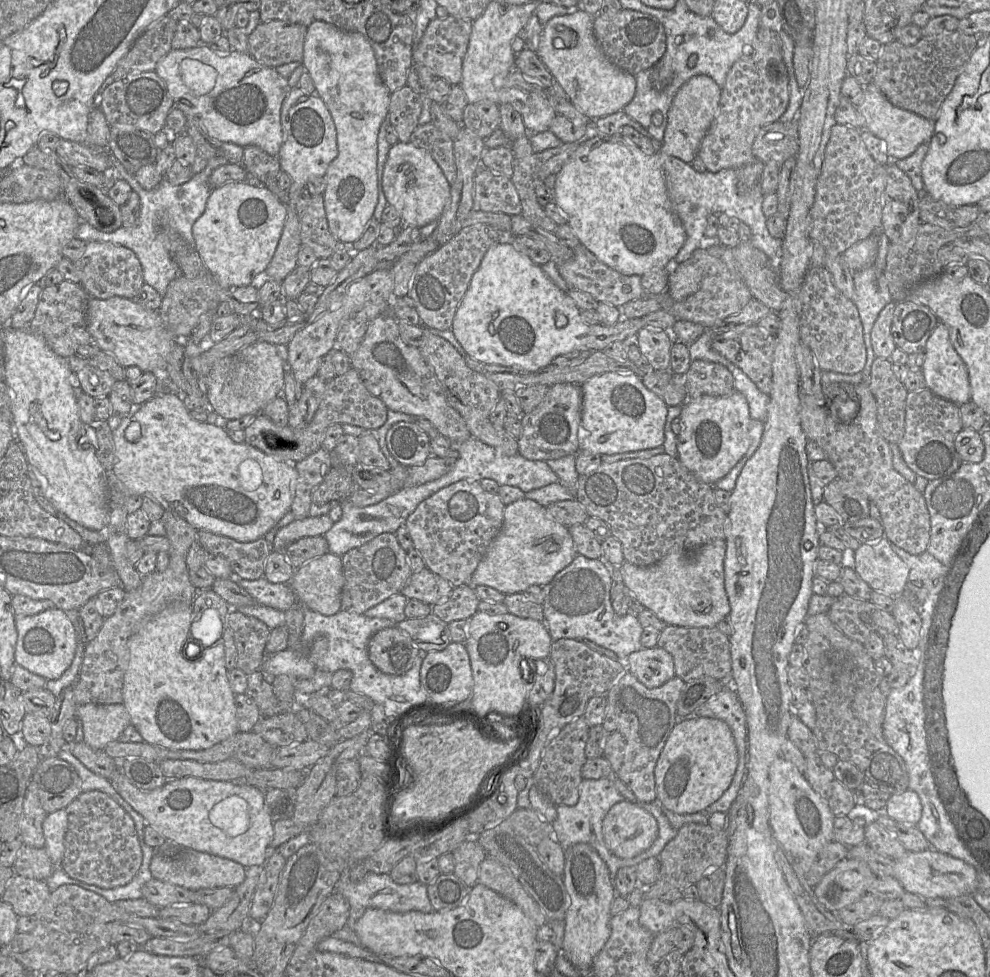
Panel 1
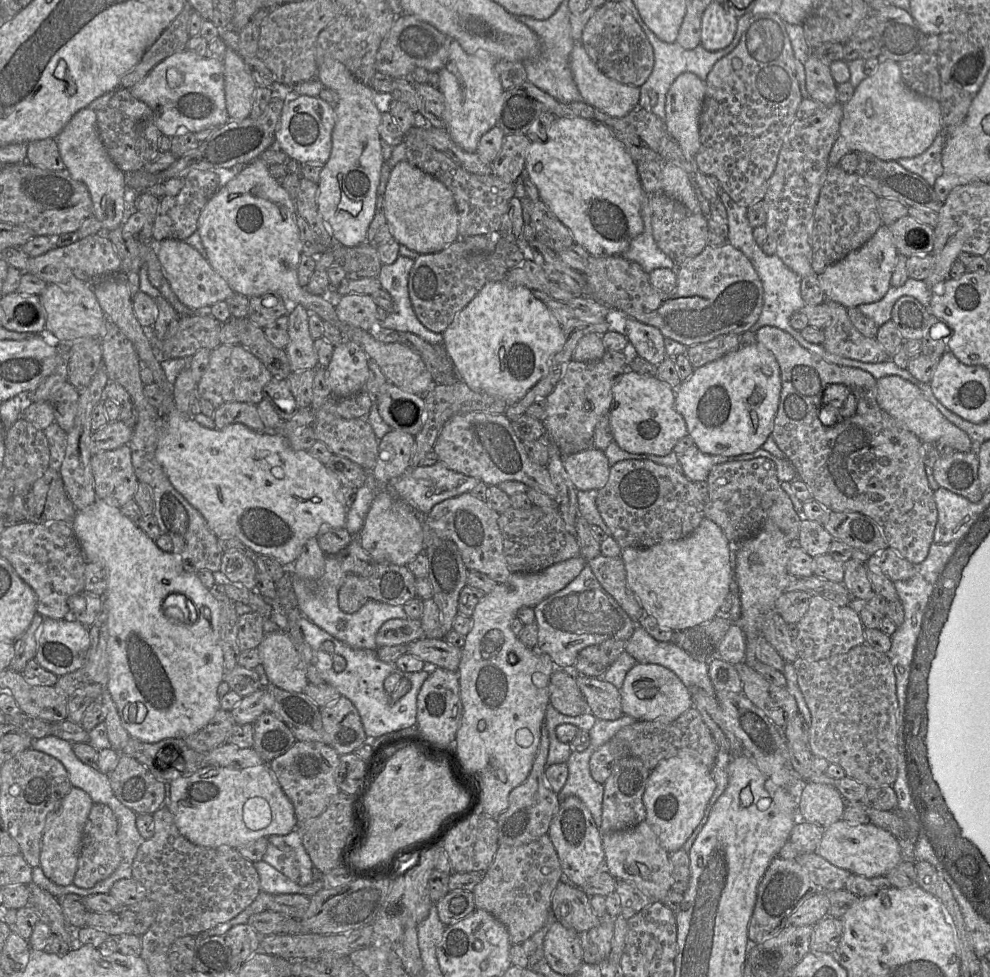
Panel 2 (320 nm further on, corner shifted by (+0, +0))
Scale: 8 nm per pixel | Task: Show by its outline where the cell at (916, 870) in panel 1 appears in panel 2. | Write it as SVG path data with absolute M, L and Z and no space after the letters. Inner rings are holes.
M843 820L825 827L814 852L834 866L865 878L885 876L902 861L899 842L890 832L871 823L851 824Z

